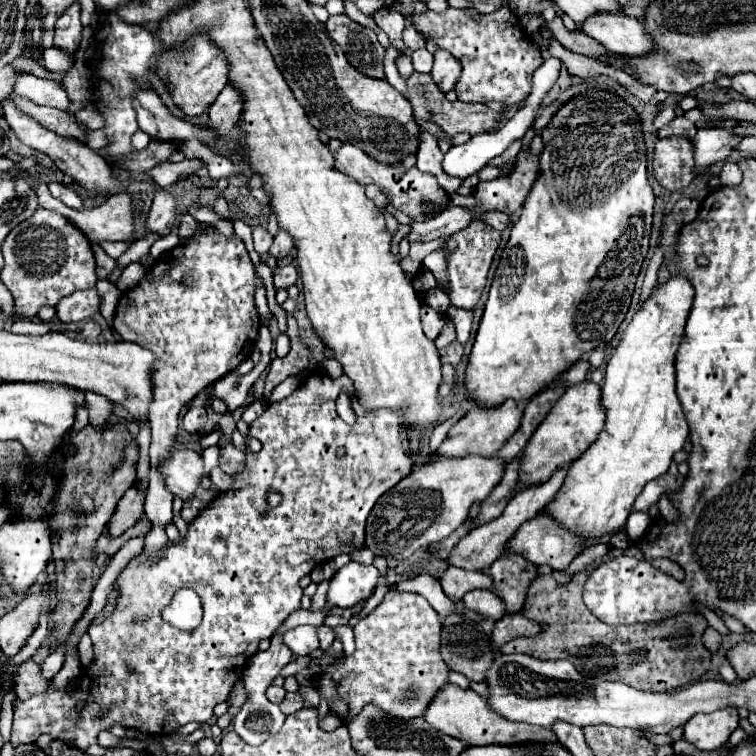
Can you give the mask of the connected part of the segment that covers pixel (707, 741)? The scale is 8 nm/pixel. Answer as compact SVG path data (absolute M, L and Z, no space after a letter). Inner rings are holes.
M721 709L711 715L697 713L683 727L683 739L701 751L713 751L727 743L729 735L737 729L739 715L731 709Z

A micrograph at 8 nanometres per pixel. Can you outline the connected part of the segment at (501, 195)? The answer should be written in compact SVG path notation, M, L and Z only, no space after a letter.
M527 147L519 151L517 167L505 175L491 181L481 181L473 195L481 201L479 209L471 209L473 213L483 213L489 209L499 209L505 213L515 213L525 201L525 195L529 193L529 187L533 185L533 179L537 175L537 157L527 155Z

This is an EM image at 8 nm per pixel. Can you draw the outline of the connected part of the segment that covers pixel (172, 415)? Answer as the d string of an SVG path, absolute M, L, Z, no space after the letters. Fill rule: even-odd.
M217 231L213 235L195 235L187 243L181 243L173 251L167 251L165 255L155 259L155 263L147 271L149 279L120 298L114 314L113 329L121 335L123 341L133 341L157 355L157 367L153 367L153 407L149 407L153 439L149 447L149 493L145 501L145 515L151 519L153 531L145 537L143 549L145 555L153 557L163 551L163 547L167 547L165 543L169 543L165 527L173 519L173 493L165 489L167 485L161 475L161 467L169 453L177 447L177 415L197 395L197 391L215 383L251 355L261 321L253 303L255 267L239 237L227 239Z

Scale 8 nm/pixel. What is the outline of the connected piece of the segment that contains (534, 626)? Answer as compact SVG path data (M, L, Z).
M505 613L493 629L493 645L499 649L503 643L515 639L517 635L523 637L535 637L541 631L537 621L527 619L523 613Z

